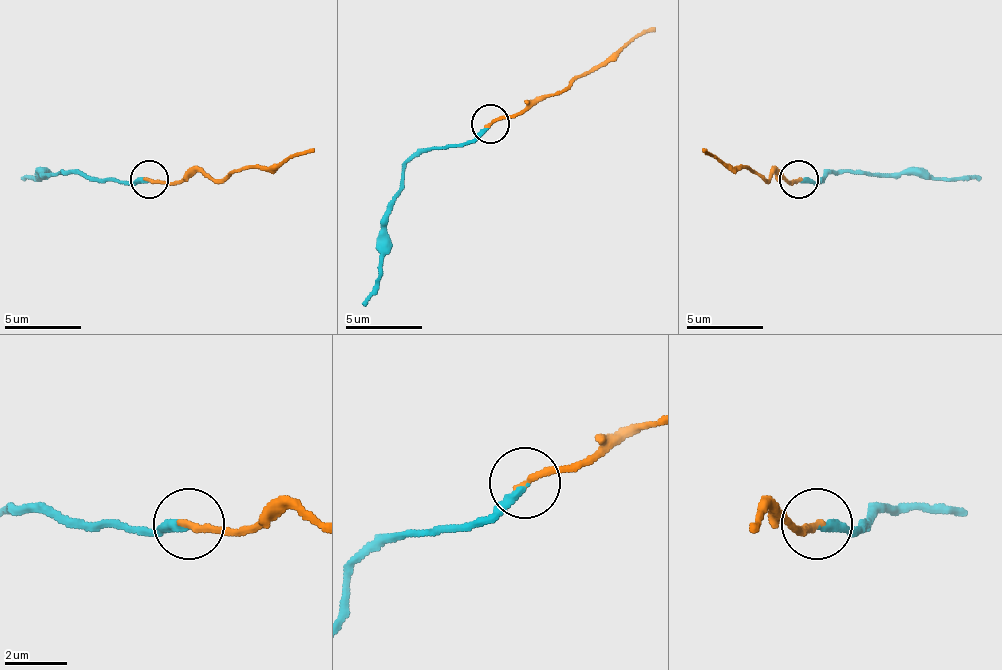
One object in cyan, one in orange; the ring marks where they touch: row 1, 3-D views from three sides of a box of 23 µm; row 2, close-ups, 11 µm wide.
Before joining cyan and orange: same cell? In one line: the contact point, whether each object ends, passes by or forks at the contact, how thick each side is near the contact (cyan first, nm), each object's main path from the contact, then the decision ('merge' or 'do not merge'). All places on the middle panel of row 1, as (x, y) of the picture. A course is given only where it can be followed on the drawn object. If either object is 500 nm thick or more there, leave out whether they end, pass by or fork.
place (490, 123); cyan ends; orange ends; calibres 240 and 240 nm; course cyan (489, 124), (462, 144), (424, 147), (405, 167), (405, 189), (385, 224), (382, 278), (362, 304); course orange (489, 124), (523, 113), (539, 101), (562, 94), (654, 29); merge

